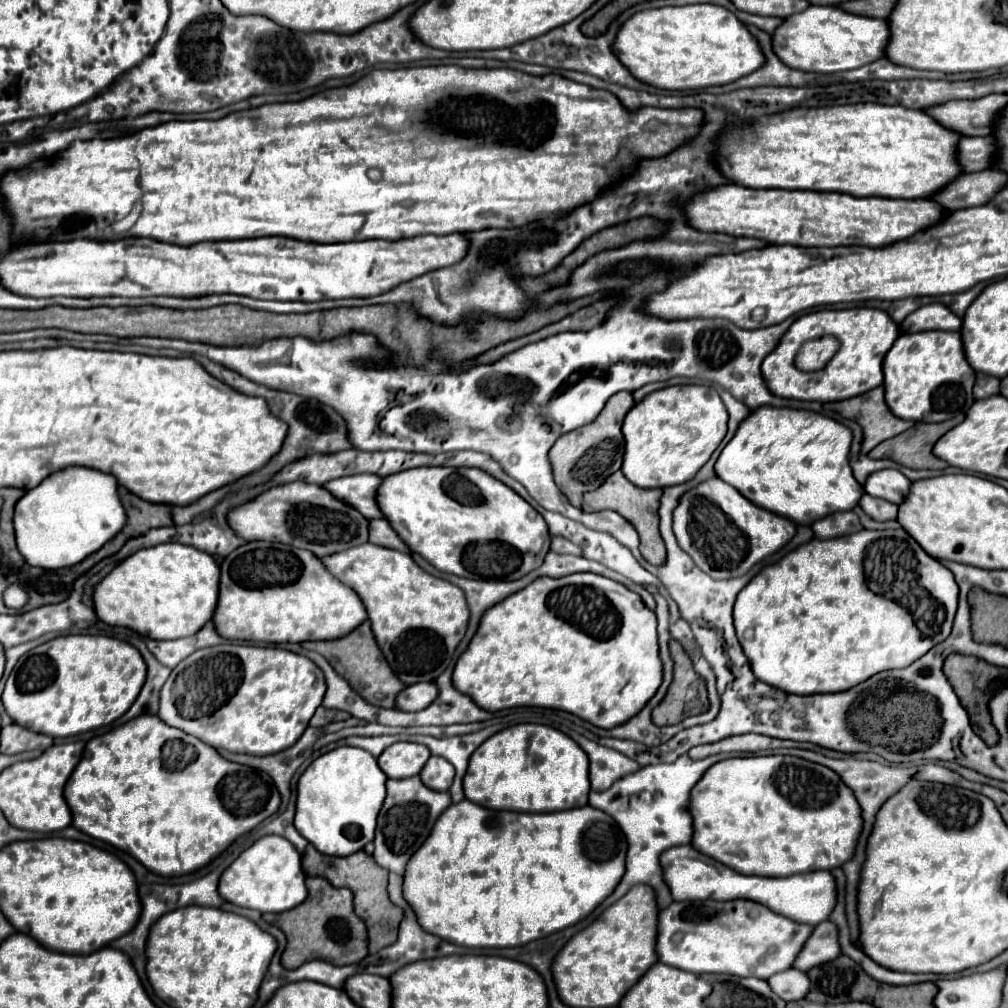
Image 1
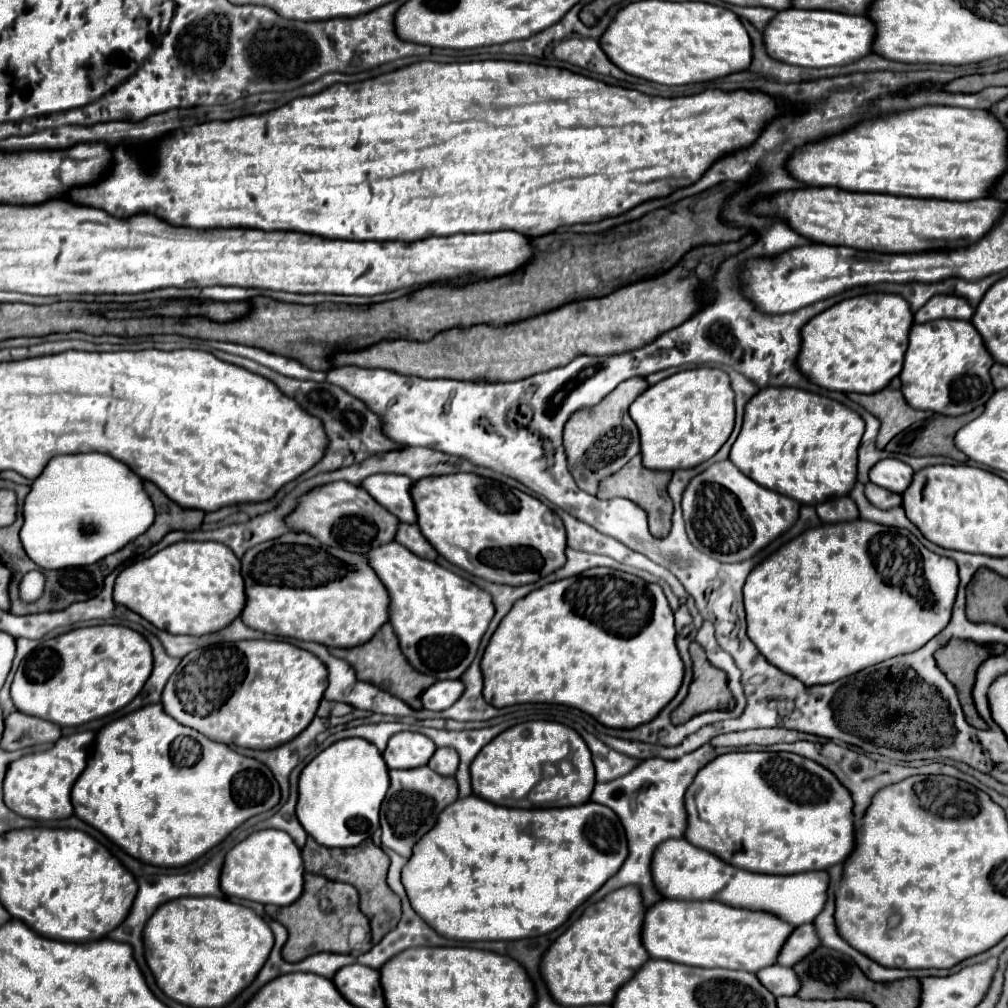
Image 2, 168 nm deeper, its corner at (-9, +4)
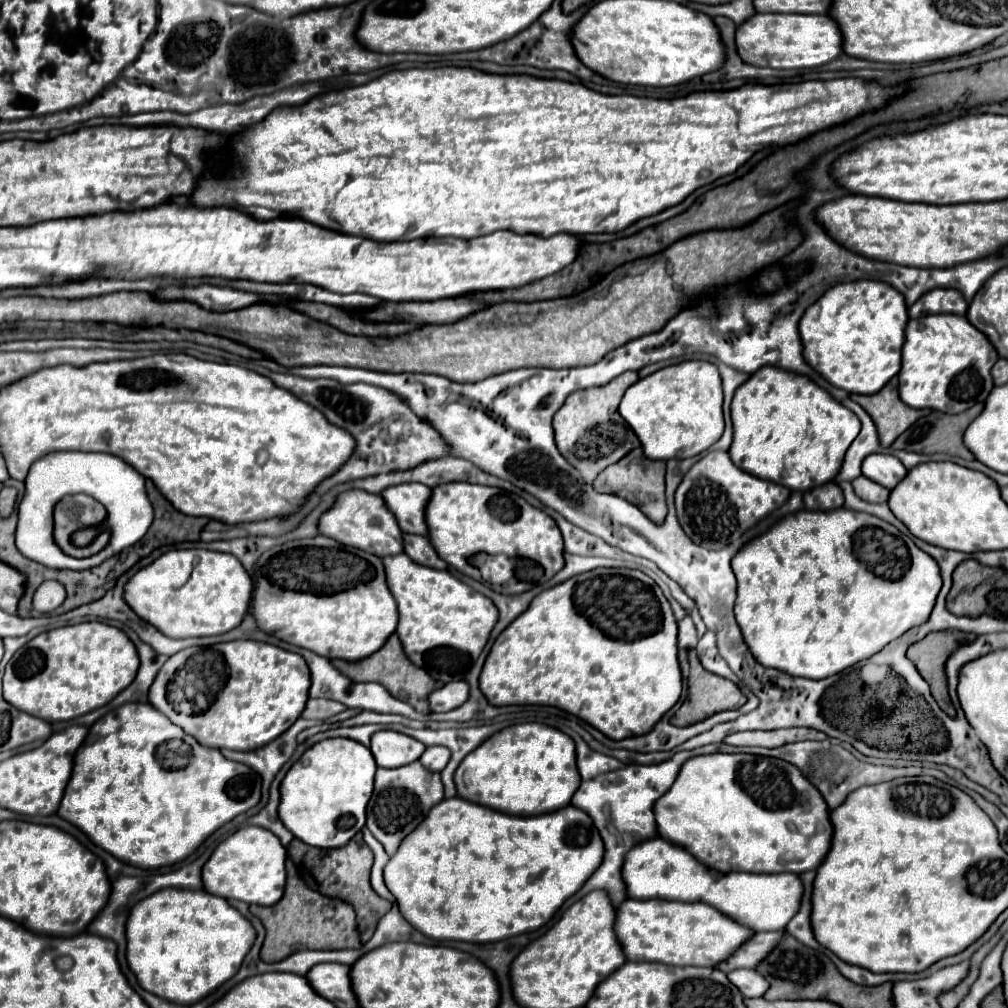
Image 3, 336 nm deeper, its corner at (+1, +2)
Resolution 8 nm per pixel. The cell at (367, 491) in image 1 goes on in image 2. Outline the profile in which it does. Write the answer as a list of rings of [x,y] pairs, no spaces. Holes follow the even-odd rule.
[[[375,475],[363,481],[363,489],[375,497],[389,513],[399,517],[403,523],[415,525],[417,523],[417,513],[411,497],[411,487],[413,479],[405,475]]]

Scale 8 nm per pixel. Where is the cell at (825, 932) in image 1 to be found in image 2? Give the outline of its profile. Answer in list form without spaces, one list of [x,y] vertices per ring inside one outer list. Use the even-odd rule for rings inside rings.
[[[811,923],[795,927],[795,931],[787,937],[785,945],[781,947],[781,951],[777,955],[777,965],[783,965],[783,967],[795,965],[795,961],[799,961],[799,957],[805,957],[807,953],[811,953],[811,949],[815,949],[815,945],[819,945],[819,941],[815,941],[815,929],[811,929]]]

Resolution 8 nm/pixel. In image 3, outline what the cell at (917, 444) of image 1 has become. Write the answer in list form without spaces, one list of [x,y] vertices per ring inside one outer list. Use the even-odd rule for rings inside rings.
[[[983,403],[971,407],[961,415],[943,415],[939,411],[929,413],[927,417],[919,419],[909,427],[909,431],[901,433],[891,449],[903,449],[913,453],[949,453],[961,459],[973,459],[969,449],[963,445],[963,431],[965,427],[981,413]],[[945,429],[945,435],[943,435]]]

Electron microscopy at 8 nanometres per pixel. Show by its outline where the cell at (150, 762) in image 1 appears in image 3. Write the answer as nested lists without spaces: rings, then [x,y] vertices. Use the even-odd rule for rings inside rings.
[[[125,703],[89,727],[89,735],[77,751],[73,775],[57,815],[77,825],[89,839],[141,869],[159,869],[181,863],[213,831],[253,809],[261,801],[261,777],[243,763],[229,761],[219,749],[203,747],[195,737],[171,723],[149,703]]]

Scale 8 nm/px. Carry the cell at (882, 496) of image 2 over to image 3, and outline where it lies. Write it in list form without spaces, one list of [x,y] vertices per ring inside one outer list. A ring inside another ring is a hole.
[[[863,475],[853,481],[853,489],[867,503],[885,503],[889,499],[889,489],[873,483],[871,479],[867,479]]]

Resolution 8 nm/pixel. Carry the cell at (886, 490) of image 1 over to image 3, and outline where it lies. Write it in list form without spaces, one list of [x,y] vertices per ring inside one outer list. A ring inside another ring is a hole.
[[[875,453],[865,459],[861,473],[867,479],[873,479],[875,483],[879,483],[883,487],[893,489],[907,475],[907,469],[903,467],[903,463],[897,457]]]

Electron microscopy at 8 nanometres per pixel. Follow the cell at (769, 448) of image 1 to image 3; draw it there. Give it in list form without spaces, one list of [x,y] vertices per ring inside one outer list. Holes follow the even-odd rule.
[[[763,367],[745,381],[731,403],[731,419],[733,419],[733,443],[729,447],[729,455],[737,467],[749,471],[749,475],[757,475],[759,479],[769,479],[773,483],[781,483],[791,491],[809,491],[809,487],[819,487],[821,483],[829,483],[835,479],[841,469],[841,459],[845,451],[857,437],[861,423],[853,411],[837,403],[827,391],[817,387],[803,375],[779,371],[777,367]]]

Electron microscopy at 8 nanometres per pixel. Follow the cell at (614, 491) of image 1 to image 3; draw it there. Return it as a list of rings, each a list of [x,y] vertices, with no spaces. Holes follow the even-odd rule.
[[[633,449],[621,463],[613,463],[613,467],[601,471],[597,479],[593,481],[593,489],[601,493],[613,493],[629,503],[635,503],[653,523],[663,523],[667,515],[665,507],[665,463],[663,461],[651,461],[643,457],[641,449]]]

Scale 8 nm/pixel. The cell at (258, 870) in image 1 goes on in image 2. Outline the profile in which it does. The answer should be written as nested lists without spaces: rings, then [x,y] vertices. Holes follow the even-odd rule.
[[[263,829],[253,831],[247,839],[237,843],[223,861],[221,867],[221,891],[227,897],[249,899],[257,903],[273,903],[273,905],[291,905],[303,891],[303,859],[301,851],[287,837],[287,833],[279,829]]]

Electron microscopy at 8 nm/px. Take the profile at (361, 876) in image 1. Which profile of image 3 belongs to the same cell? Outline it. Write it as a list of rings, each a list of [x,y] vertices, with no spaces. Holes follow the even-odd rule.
[[[357,833],[351,841],[349,841],[349,855],[345,855],[345,859],[341,859],[341,875],[337,875],[337,883],[345,883],[345,901],[349,901],[355,907],[357,913],[357,923],[359,923],[359,935],[361,941],[367,943],[371,939],[371,935],[375,933],[375,927],[379,923],[379,919],[391,909],[391,903],[381,899],[371,883],[369,883],[369,875],[371,875],[371,867],[373,867],[373,853],[371,849],[365,845],[361,833]]]

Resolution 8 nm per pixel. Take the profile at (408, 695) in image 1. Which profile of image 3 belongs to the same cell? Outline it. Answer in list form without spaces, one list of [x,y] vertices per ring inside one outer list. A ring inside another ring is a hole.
[[[453,681],[429,693],[429,707],[431,711],[445,713],[459,707],[467,699],[467,695],[469,695],[469,685],[465,681]]]

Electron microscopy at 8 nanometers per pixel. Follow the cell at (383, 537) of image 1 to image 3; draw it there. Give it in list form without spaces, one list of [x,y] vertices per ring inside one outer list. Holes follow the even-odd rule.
[[[403,535],[403,549],[419,565],[433,567],[433,569],[445,569],[445,563],[439,559],[431,541],[425,535]]]

